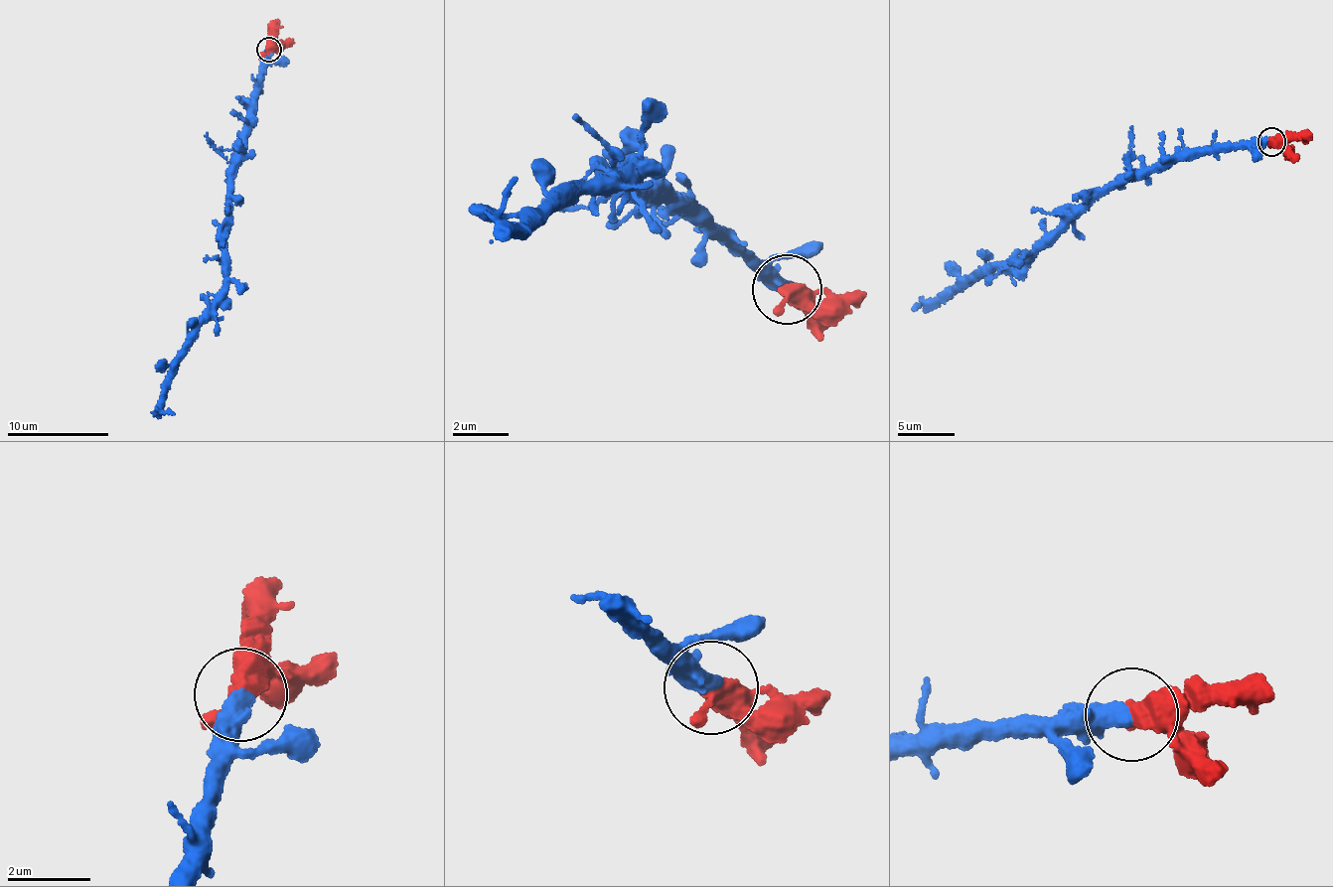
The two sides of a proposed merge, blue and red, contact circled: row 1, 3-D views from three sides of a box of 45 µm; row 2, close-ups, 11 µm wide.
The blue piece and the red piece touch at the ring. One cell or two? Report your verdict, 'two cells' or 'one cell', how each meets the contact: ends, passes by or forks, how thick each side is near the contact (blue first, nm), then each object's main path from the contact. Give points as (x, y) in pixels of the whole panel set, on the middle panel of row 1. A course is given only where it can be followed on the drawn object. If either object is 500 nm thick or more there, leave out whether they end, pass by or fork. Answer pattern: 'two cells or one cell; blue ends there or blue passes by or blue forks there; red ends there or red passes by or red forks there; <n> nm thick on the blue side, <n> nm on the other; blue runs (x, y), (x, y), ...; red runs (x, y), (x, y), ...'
one cell; blue ends there; red passes by; 460 nm thick on the blue side, 440 nm on the other; blue runs (788, 286), (710, 218), (629, 180), (635, 189), (648, 174), (595, 180), (534, 229), (495, 212), (519, 176); red runs (788, 286), (800, 307), (827, 321)

